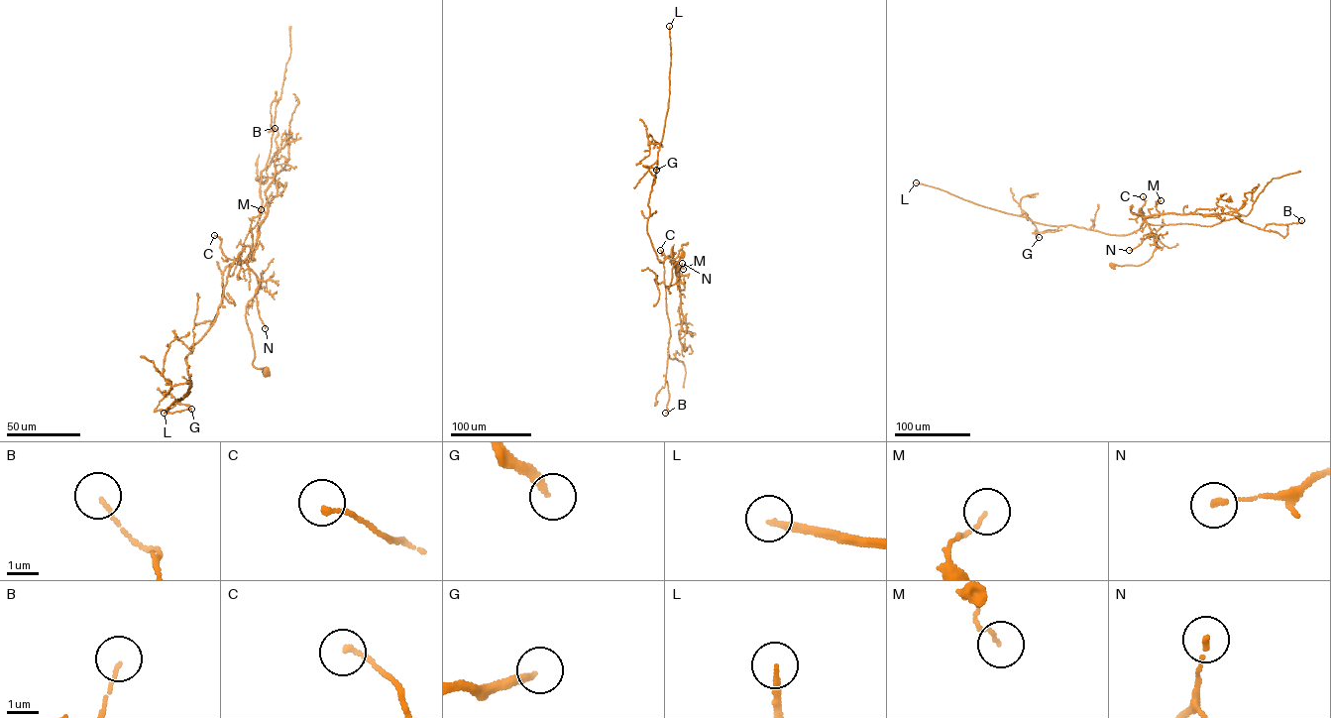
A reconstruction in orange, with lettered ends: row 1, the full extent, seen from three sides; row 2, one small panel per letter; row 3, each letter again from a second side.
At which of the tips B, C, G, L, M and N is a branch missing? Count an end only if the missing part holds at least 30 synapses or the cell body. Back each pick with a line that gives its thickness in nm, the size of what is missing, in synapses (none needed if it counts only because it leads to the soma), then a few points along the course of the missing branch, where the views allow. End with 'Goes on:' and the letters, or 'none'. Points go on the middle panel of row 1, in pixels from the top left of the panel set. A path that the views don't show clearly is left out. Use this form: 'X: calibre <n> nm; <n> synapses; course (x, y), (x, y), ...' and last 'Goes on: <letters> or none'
G: calibre 240 nm; 80 synapses; course (656, 170), (652, 175), (640, 177)
L: calibre 170 nm; 400 synapses
Goes on: G, L

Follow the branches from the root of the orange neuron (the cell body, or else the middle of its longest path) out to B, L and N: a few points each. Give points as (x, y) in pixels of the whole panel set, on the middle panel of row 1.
B: (683, 255), (672, 268), (667, 288), (675, 283), (677, 273), (671, 257), (663, 264), (671, 336), (665, 413)
L: (683, 255), (667, 288), (676, 281), (674, 261), (670, 256), (660, 263), (647, 227), (669, 101), (669, 26)
N: (683, 255), (672, 268), (667, 288), (676, 283), (676, 270), (682, 263)

